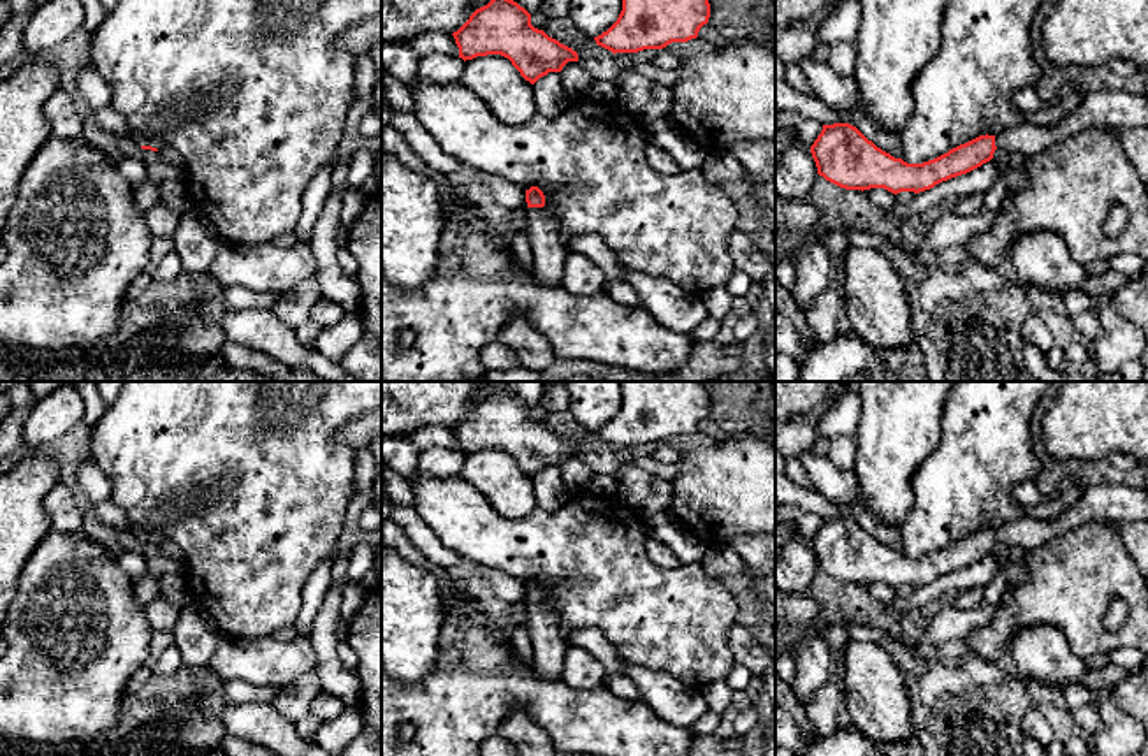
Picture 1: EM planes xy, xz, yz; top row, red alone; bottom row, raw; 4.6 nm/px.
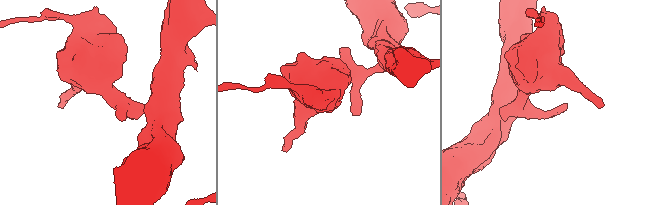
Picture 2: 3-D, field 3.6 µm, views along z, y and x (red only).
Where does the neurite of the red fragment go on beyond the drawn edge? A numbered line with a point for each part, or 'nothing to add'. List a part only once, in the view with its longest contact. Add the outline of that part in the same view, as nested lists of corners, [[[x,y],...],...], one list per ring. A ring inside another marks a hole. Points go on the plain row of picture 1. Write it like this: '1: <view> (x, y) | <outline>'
1: xy (141, 533) | [[[135,527],[135,529],[134,529],[134,534],[135,534],[139,540],[151,540],[151,542],[156,542],[156,543],[162,542],[162,534],[160,534],[160,533],[155,533],[155,531],[149,531],[149,529]]]

